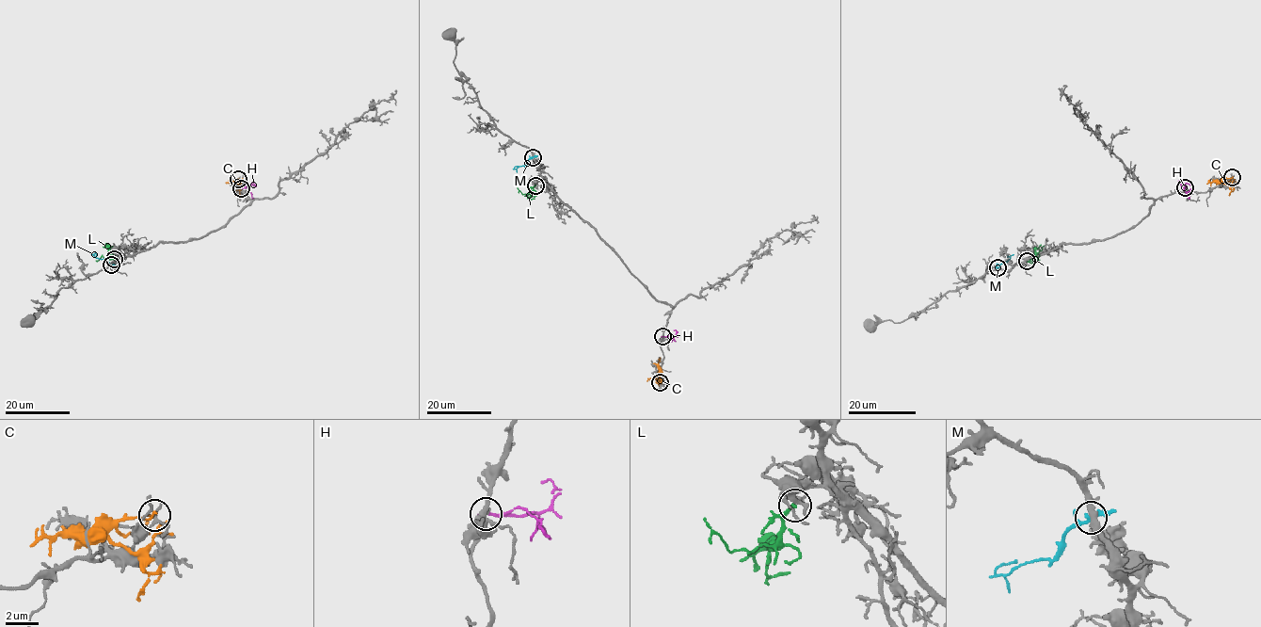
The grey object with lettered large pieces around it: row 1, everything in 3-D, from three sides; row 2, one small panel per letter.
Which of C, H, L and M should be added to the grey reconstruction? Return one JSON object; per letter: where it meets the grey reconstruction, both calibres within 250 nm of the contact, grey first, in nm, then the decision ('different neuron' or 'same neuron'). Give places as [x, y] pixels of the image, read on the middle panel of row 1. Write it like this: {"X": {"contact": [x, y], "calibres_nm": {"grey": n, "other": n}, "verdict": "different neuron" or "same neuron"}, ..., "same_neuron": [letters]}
{"C": {"contact": [660, 382], "calibres_nm": {"grey": 150, "other": 80}, "verdict": "different neuron"}, "H": {"contact": [662, 336], "calibres_nm": {"grey": 150, "other": 160}, "verdict": "different neuron"}, "L": {"contact": [535, 185], "calibres_nm": {"grey": 170, "other": 180}, "verdict": "same neuron"}, "M": {"contact": [533, 157], "calibres_nm": {"grey": 300, "other": 220}, "verdict": "different neuron"}, "same_neuron": ["L"]}

